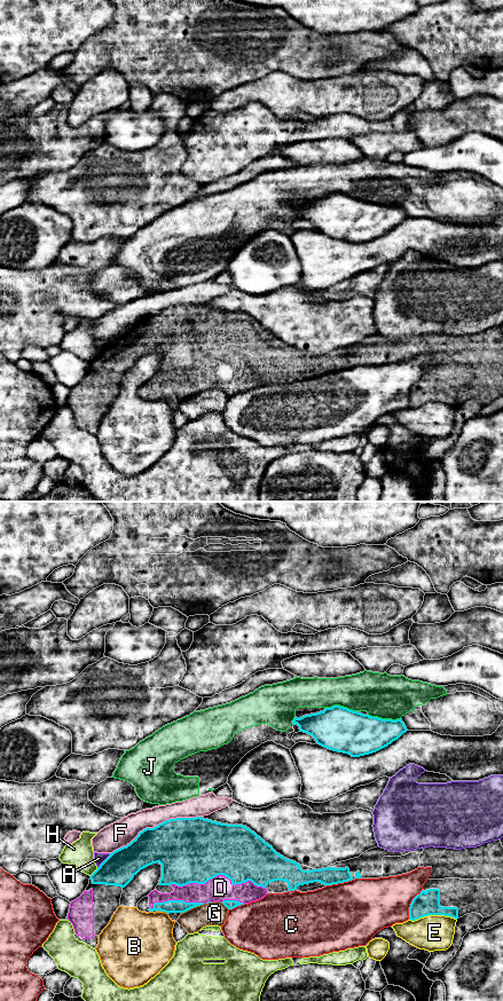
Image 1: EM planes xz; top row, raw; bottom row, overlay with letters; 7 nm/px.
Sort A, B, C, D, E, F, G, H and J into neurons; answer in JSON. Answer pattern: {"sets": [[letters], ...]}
{"sets": [["A"], ["B"], ["C"], ["D"], ["E"], ["F"], ["G"], ["H"], ["J"]]}

